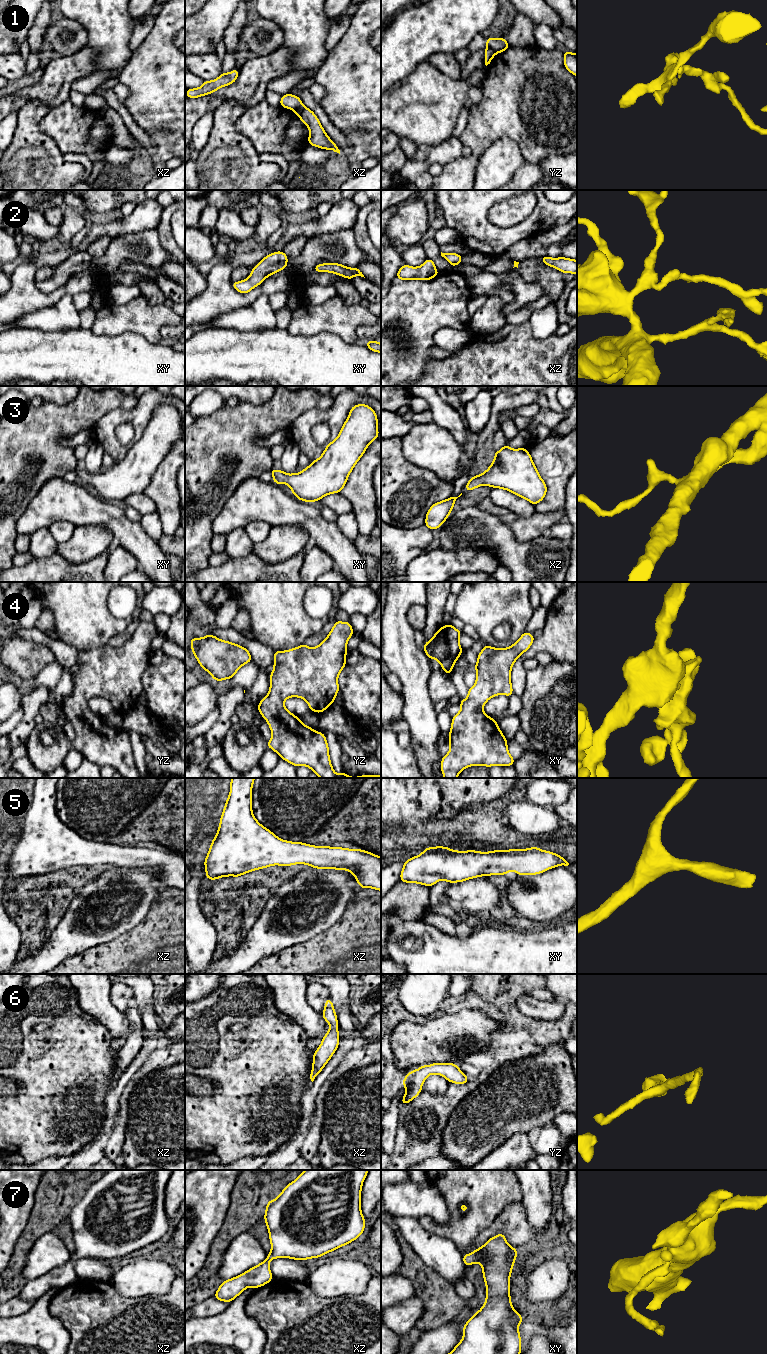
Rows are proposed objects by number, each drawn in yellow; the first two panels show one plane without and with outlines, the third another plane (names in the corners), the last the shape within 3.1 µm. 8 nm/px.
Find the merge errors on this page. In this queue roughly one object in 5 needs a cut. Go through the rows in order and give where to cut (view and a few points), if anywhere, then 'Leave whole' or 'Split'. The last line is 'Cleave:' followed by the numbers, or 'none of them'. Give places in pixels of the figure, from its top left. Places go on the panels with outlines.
1: Split along yz (487, 45), (495, 53). Split
2: No split. Leave whole
3: No split. Leave whole
4: No split. Leave whole
5: No split. Leave whole
6: No split. Leave whole
7: No split. Leave whole
Cleave: 1

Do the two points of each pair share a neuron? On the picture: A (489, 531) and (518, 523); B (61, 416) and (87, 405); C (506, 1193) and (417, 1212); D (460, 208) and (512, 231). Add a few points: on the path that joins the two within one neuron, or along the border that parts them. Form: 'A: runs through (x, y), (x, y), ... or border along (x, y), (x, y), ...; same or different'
A: border along (488, 512), (496, 515), (519, 541), (525, 541); different
B: runs through (67, 416), (76, 416), (81, 411); same
C: border along (433, 1186), (448, 1211), (444, 1225); different
D: runs through (471, 221), (483, 233), (499, 233); same

